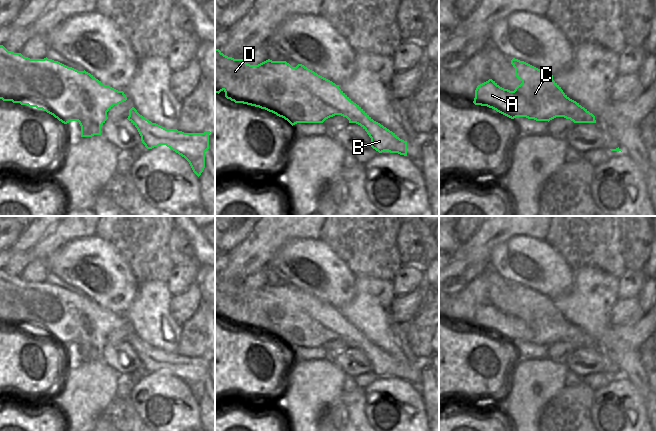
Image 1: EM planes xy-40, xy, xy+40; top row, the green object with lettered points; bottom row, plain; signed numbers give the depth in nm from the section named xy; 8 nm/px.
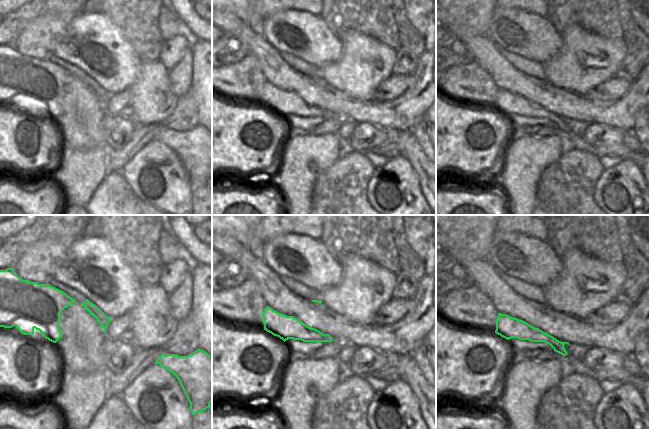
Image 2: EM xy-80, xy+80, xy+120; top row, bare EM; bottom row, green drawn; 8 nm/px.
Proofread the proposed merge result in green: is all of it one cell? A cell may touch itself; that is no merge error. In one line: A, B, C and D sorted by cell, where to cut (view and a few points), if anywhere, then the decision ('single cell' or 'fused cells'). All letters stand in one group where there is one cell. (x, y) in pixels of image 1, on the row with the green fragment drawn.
A B C D | no cut | single cell

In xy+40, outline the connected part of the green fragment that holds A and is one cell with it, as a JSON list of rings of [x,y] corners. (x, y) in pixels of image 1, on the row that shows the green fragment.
[[[515,58],[511,64],[522,83],[510,91],[489,79],[477,86],[475,105],[487,106],[511,119],[526,117],[549,122],[564,117],[574,123],[596,123],[595,116],[570,99],[553,80],[553,75]]]

